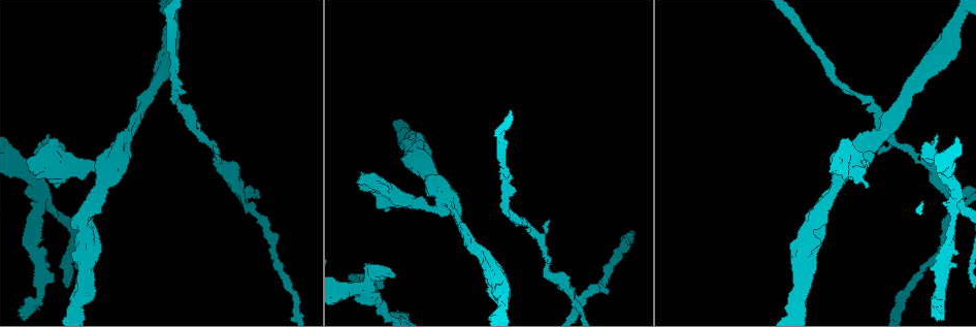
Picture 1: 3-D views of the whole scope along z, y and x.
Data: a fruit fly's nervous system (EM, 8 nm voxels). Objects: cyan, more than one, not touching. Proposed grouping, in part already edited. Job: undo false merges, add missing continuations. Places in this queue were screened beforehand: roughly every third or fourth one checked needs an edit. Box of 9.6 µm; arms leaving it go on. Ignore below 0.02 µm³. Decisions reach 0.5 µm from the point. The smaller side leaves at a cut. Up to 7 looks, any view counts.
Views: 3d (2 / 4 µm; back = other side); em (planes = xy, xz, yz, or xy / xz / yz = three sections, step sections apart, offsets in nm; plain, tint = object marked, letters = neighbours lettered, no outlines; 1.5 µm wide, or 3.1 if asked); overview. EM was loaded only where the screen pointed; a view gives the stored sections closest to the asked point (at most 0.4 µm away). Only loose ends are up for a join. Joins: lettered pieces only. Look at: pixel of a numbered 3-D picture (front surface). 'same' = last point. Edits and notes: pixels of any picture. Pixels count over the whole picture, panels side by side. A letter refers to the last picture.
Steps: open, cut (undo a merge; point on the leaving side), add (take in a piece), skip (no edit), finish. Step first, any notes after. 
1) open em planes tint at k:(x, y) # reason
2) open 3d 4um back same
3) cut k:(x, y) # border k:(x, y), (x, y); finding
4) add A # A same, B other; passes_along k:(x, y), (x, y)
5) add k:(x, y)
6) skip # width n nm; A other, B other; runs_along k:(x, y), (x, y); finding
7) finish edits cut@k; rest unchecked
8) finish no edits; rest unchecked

open 3d 2um at 1:(965, 197) # sudden change in width

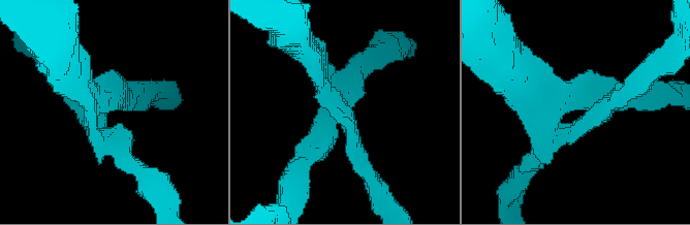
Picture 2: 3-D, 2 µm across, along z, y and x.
open em xy step 8 tint at 2:(564, 108)

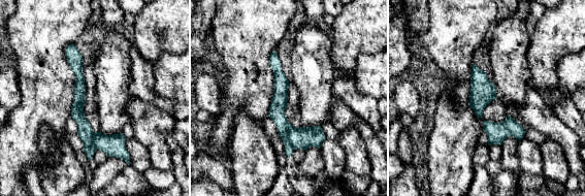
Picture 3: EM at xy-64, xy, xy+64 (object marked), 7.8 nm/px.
open em xy step 8 letters same # see the neighbours

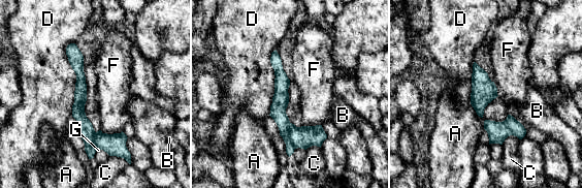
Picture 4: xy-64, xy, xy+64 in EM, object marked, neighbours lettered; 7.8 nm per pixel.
cut 4:(304, 136) # A other, B other, C other, D other, F other, G other; two neurons meet here

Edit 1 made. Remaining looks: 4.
open overview

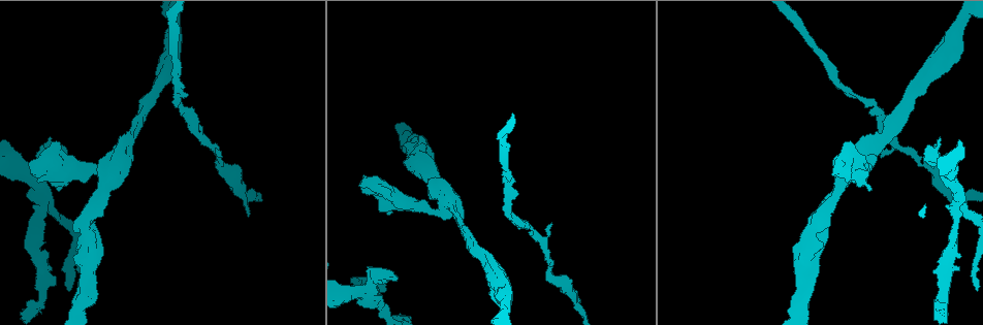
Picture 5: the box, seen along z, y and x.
open 3d 4um at 5:(450, 206) # branch stops here

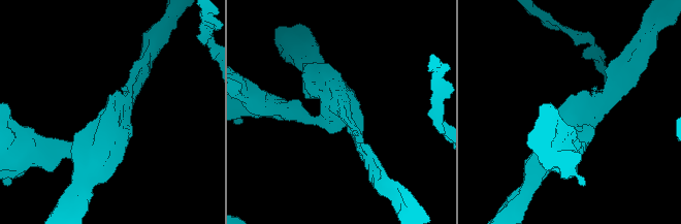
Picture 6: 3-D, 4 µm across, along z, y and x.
open em planes letters at 6:(111, 98) # now the EM

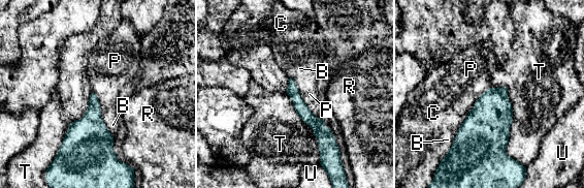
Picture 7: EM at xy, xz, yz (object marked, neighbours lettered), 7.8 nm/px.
skip # B other, C other, P other, R other, T other, U other; none of them fits

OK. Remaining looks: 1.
open em planes letters at 5:(29, 175) # a fork

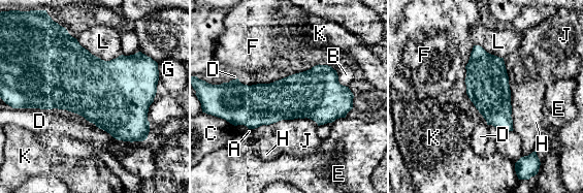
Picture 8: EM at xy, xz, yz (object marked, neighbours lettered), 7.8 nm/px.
skip # A other, B other, C other, D other, E other, F other, G other, H other, J other, K other, L other; border 8:(503, 58), (508, 76), (514, 129); all the same neuron

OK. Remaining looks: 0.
finish edits cut@4; rest unchecked

